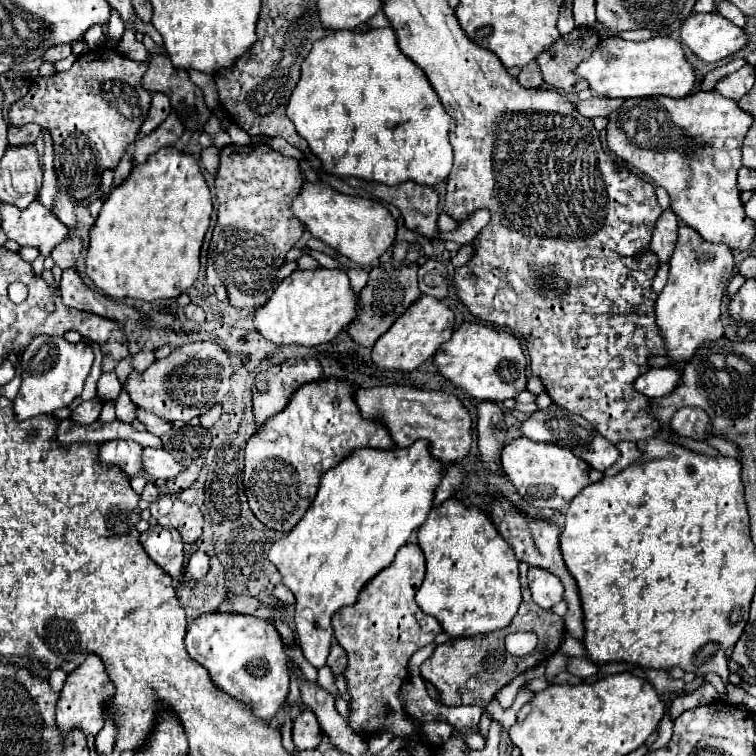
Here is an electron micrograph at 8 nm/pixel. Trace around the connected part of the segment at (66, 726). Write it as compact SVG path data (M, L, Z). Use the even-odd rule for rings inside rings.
M88 655L88 659L80 665L80 671L74 671L68 675L64 689L60 691L60 699L56 705L56 725L60 729L60 735L66 737L70 731L80 729L88 737L96 737L98 731L104 727L104 699L112 695L112 683L108 683L108 675L104 671L104 665L96 655Z

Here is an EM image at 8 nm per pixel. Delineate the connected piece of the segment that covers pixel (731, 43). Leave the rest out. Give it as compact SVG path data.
M692 13L680 27L680 41L702 61L714 63L740 51L748 37L718 13Z

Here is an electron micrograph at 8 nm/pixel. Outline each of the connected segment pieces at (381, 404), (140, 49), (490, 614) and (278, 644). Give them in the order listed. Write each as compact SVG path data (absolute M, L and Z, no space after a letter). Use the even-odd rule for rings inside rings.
M380 385L380 387L356 387L354 401L368 421L380 421L388 429L396 447L410 447L418 439L426 439L436 457L442 463L454 463L464 459L470 451L472 443L472 419L464 409L460 399L442 391L426 391L414 387L398 387L398 385Z
M132 27L126 29L126 33L124 33L124 37L122 37L120 45L118 45L118 51L122 55L128 55L132 61L150 61L148 59L150 57L150 51L140 41L136 41Z
M456 499L432 509L418 529L418 545L426 555L426 579L416 603L432 615L450 637L474 637L504 629L522 603L518 559L480 509L468 509Z
M204 613L188 625L184 639L188 655L208 669L212 681L228 695L244 701L256 717L272 719L288 697L288 655L284 643L266 619L238 613Z

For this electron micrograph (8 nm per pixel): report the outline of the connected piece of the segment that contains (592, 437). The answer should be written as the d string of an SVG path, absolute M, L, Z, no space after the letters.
M554 403L548 407L548 409L542 409L542 411L536 411L532 413L524 423L522 423L522 435L526 435L528 439L532 441L550 441L550 443L556 443L558 447L564 447L564 449L570 449L576 457L584 459L592 469L598 469L598 471L606 471L610 465L614 465L620 457L620 451L618 447L604 439L590 423L586 423L584 417L580 415L572 415L570 411L564 411L562 407L556 407Z

